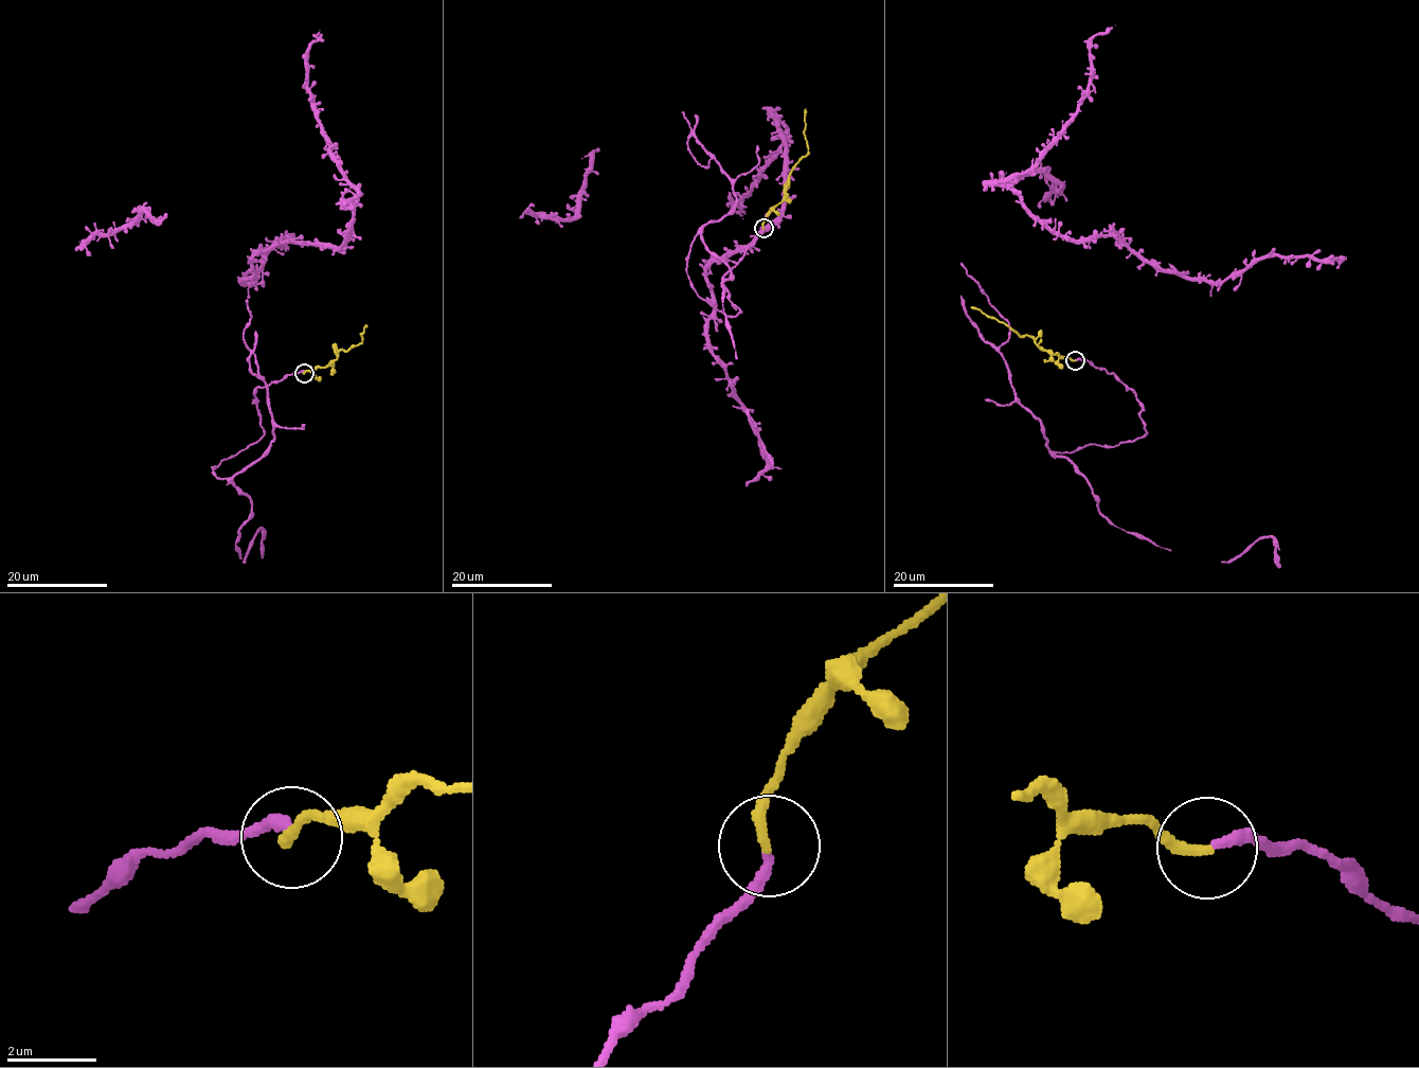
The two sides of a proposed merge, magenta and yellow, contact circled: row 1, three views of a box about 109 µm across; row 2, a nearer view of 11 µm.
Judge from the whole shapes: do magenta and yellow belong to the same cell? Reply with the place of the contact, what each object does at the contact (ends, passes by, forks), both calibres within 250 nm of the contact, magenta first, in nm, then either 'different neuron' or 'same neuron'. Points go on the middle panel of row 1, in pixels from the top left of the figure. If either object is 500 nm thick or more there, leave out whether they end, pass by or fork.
at (764, 228); magenta ends there; yellow ends there; 240 nm thick on the magenta side, 240 nm on the other; same neuron

